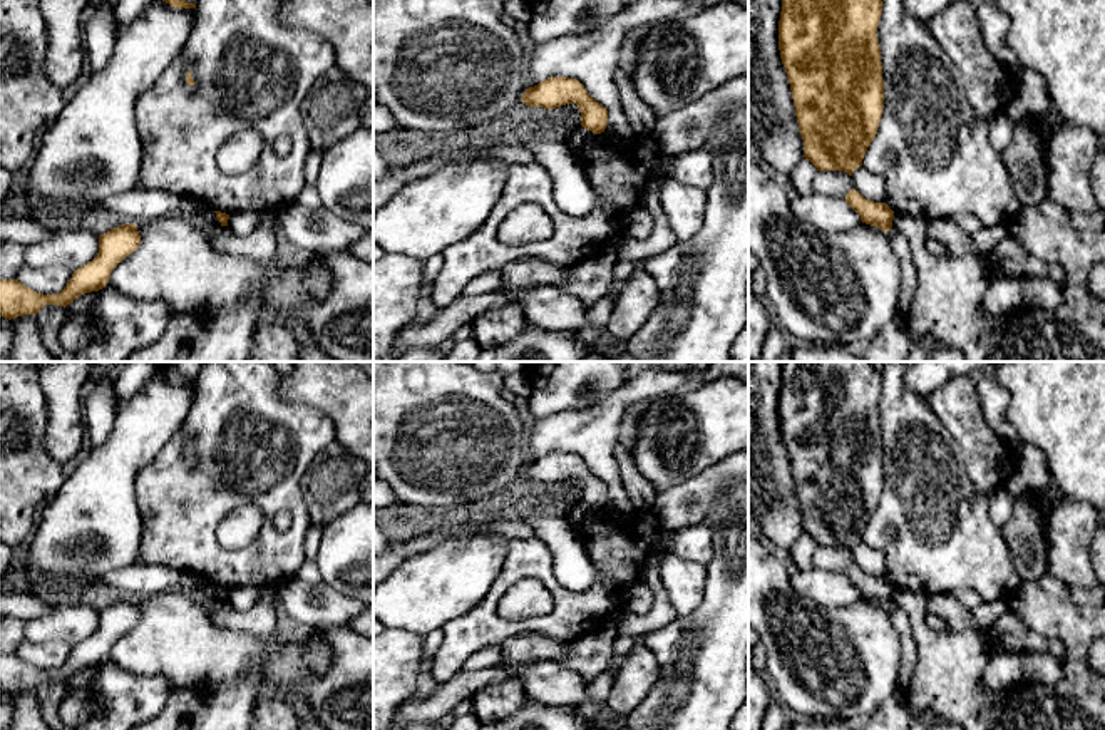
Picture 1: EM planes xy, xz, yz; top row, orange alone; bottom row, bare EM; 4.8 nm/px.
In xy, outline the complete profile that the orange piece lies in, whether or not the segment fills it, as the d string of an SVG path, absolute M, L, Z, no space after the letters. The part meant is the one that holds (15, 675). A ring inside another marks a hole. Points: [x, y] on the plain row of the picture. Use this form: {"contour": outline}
{"contour": "M122 599L99 611L99 628L74 646L67 661L55 670L37 668L18 655L0 655L0 691L37 690L45 680L67 681L84 668L102 665L112 645L141 619L136 599Z"}

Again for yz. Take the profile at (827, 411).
{"contour": "M784 362L779 395L779 425L792 465L804 532L817 546L844 546L862 541L864 529L877 509L884 484L884 455L877 400L882 375L872 362Z"}

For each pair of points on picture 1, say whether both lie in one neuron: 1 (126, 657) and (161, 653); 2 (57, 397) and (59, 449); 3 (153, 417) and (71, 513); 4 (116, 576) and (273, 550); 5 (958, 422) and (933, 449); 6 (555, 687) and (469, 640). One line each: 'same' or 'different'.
1: same
2: same
3: same
4: different
5: different
6: different

